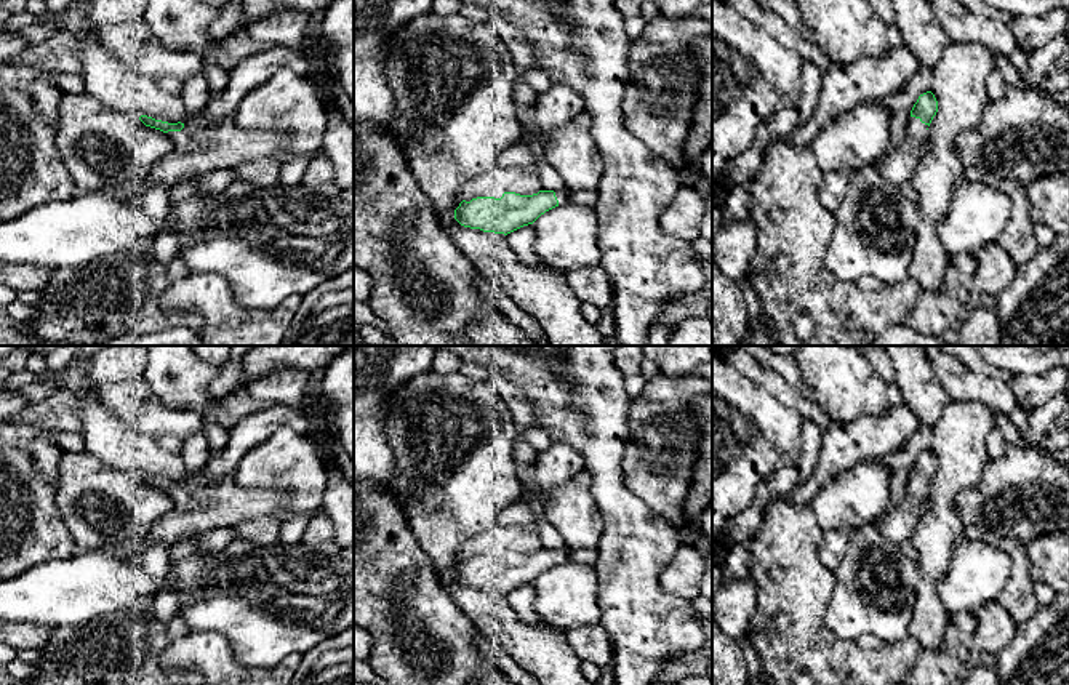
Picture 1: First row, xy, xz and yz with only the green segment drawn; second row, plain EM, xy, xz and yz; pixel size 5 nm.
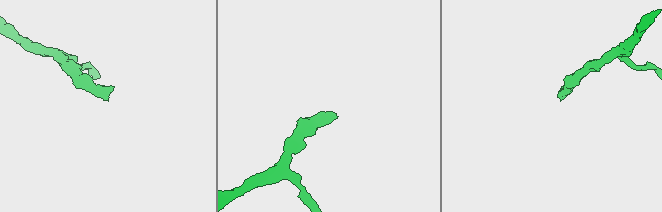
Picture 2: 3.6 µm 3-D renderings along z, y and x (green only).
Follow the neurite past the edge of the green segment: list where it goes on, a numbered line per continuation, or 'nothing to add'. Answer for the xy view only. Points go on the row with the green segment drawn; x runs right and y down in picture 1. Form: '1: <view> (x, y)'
1: xy (197, 149)

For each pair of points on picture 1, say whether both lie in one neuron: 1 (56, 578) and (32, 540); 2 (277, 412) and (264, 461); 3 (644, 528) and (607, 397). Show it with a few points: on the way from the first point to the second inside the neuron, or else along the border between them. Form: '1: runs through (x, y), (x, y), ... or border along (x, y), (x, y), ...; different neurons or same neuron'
1: border along (77, 551), (66, 557), (42, 560), (16, 576); different neurons
2: border along (306, 432), (279, 428), (240, 458); different neurons
3: runs through (612, 496), (607, 487), (607, 429); same neuron

